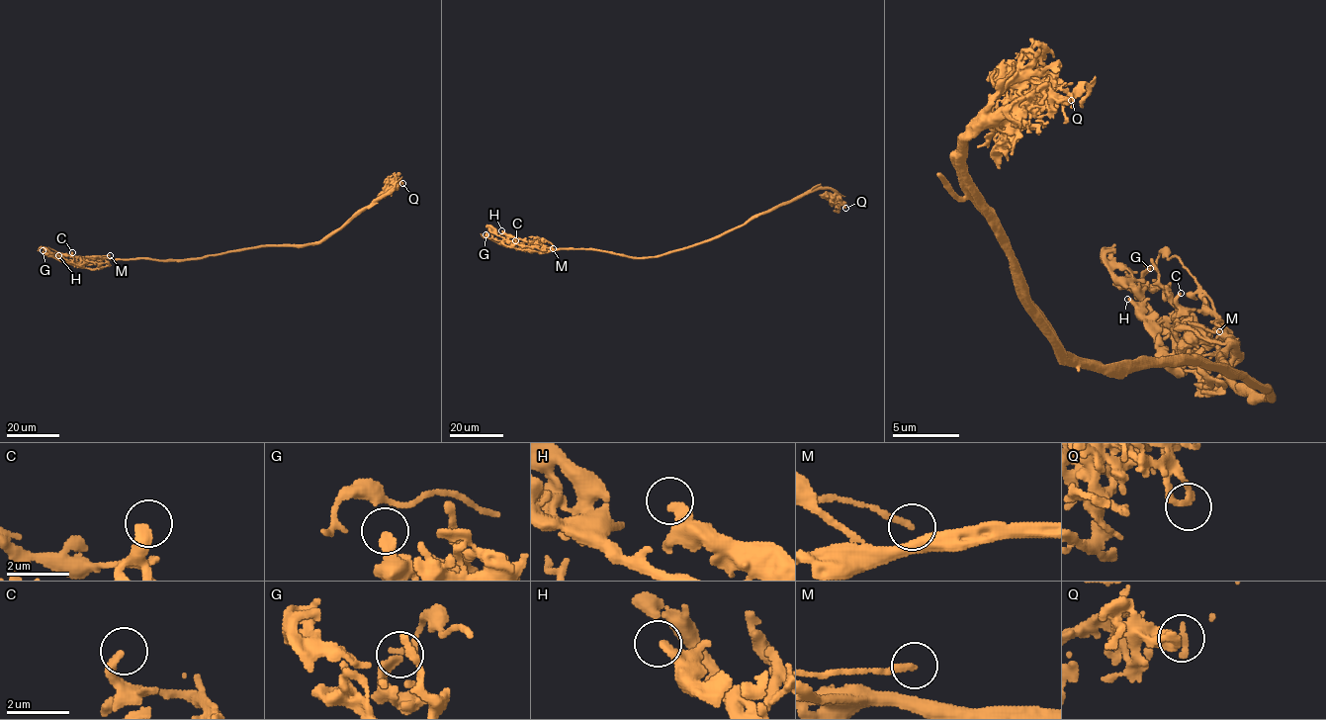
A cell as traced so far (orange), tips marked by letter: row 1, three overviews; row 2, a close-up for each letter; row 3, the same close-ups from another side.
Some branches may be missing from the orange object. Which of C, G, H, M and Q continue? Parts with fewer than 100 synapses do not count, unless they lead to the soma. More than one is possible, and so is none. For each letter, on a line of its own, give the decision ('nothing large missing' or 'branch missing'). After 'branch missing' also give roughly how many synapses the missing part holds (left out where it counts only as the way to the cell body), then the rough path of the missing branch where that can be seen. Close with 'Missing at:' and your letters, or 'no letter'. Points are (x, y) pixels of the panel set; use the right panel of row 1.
C: nothing large missing
G: nothing large missing
H: nothing large missing
M: nothing large missing
Q: nothing large missing
Missing at: no letter

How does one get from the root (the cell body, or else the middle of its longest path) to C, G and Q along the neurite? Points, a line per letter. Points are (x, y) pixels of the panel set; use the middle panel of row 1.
C: (683, 249), (655, 256), (631, 257), (590, 249), (520, 250), (511, 246), (515, 240)
G: (683, 249), (642, 257), (590, 249), (538, 252), (509, 247), (486, 234)
Q: (683, 249), (720, 237), (818, 189), (830, 188), (845, 208)

